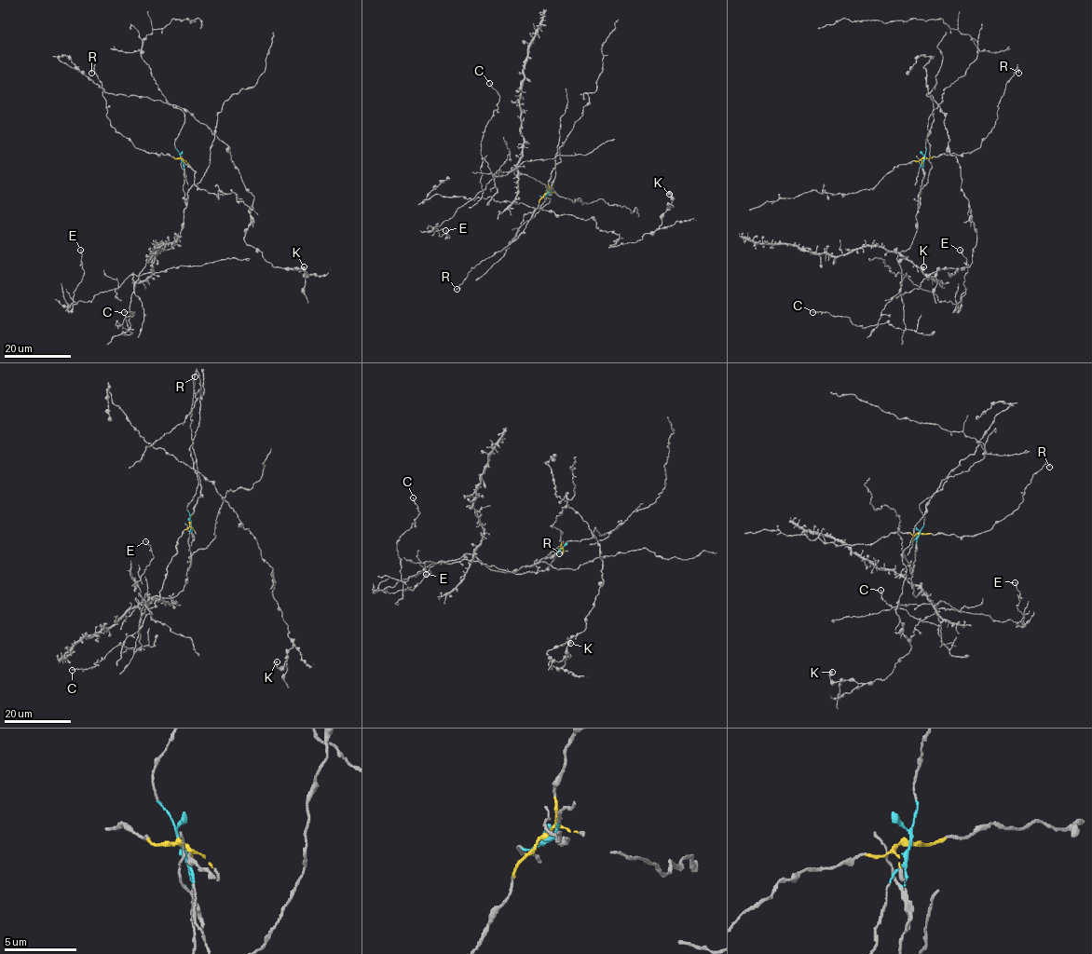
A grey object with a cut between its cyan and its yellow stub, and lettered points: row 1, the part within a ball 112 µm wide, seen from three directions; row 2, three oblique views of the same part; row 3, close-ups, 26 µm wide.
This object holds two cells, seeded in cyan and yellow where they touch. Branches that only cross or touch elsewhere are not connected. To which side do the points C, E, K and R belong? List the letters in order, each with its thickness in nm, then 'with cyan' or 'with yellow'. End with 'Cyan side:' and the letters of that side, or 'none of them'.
C: 140 nm thick; with cyan
E: 150 nm thick; with cyan
K: 360 nm thick; with cyan
R: 280 nm thick; with yellow
Cyan side: C, E, K

